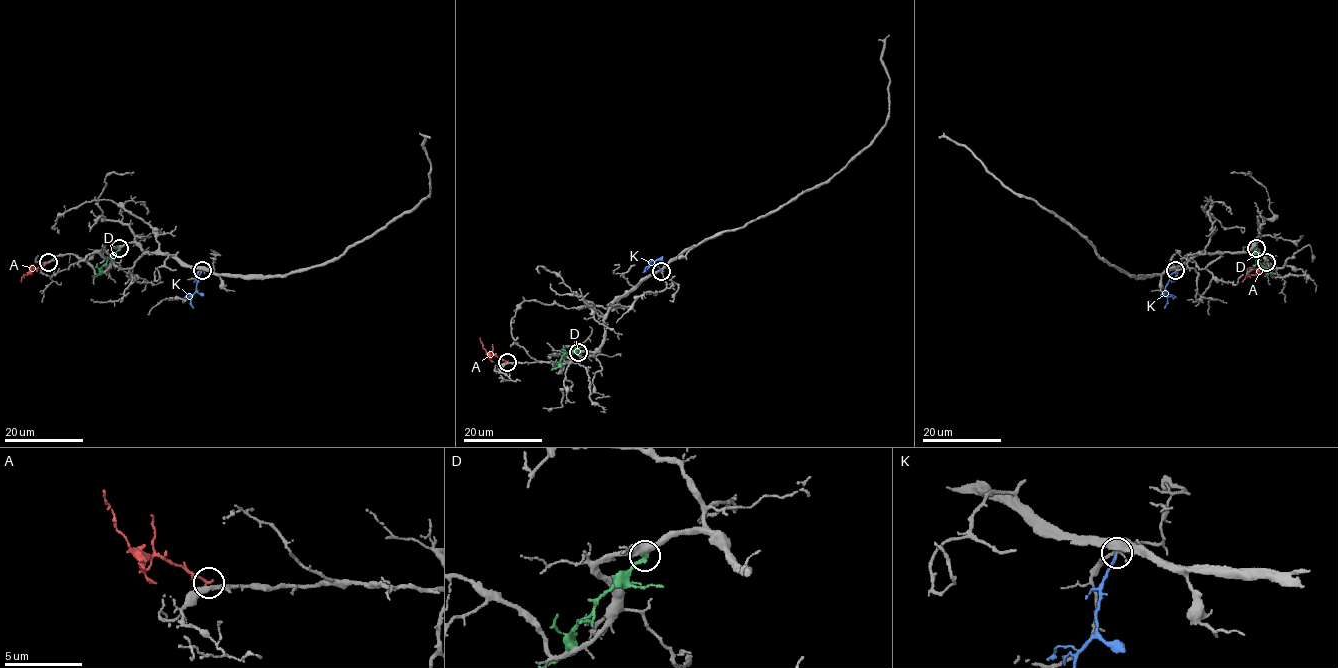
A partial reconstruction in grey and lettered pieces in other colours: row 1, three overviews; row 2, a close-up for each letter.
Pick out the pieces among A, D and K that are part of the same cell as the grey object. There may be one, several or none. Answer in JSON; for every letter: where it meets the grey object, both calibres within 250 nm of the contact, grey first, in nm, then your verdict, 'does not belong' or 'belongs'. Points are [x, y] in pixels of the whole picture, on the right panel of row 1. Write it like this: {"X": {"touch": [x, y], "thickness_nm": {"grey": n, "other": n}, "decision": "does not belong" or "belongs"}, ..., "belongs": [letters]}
{"A": {"touch": [1266, 262], "thickness_nm": {"grey": 320, "other": 170}, "decision": "does not belong"}, "D": {"touch": [1256, 248], "thickness_nm": {"grey": 440, "other": 280}, "decision": "does not belong"}, "K": {"touch": [1175, 270], "thickness_nm": {"grey": 400, "other": 140}, "decision": "belongs"}, "belongs": ["K"]}

